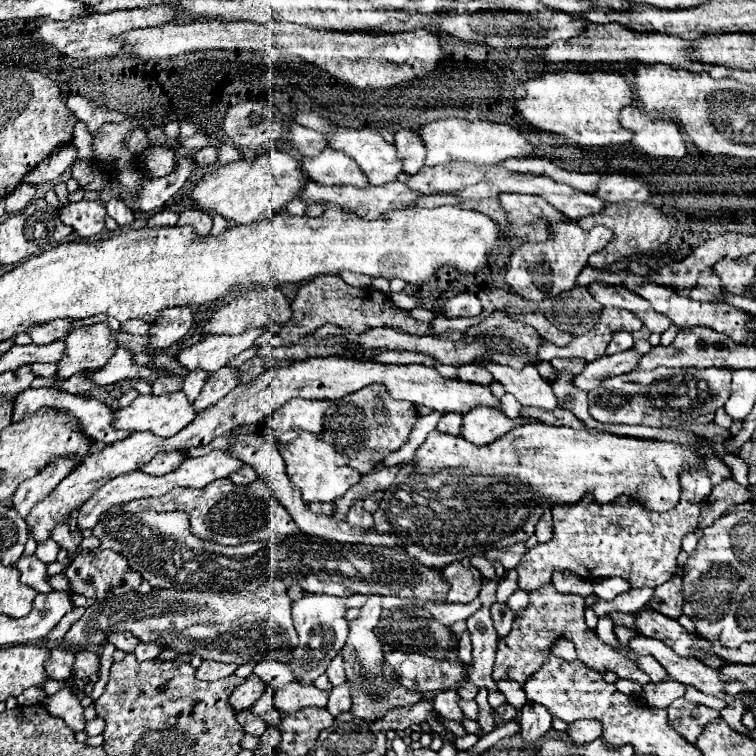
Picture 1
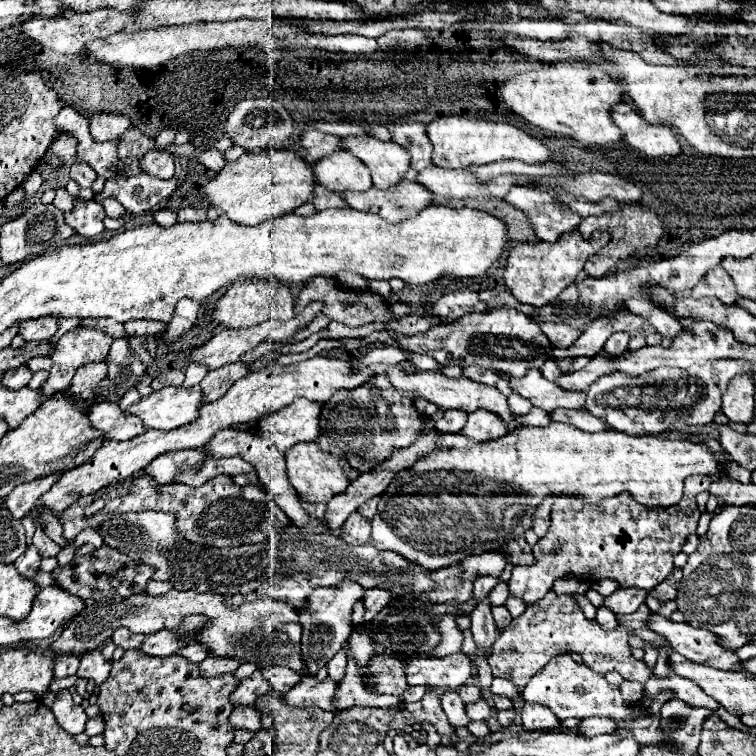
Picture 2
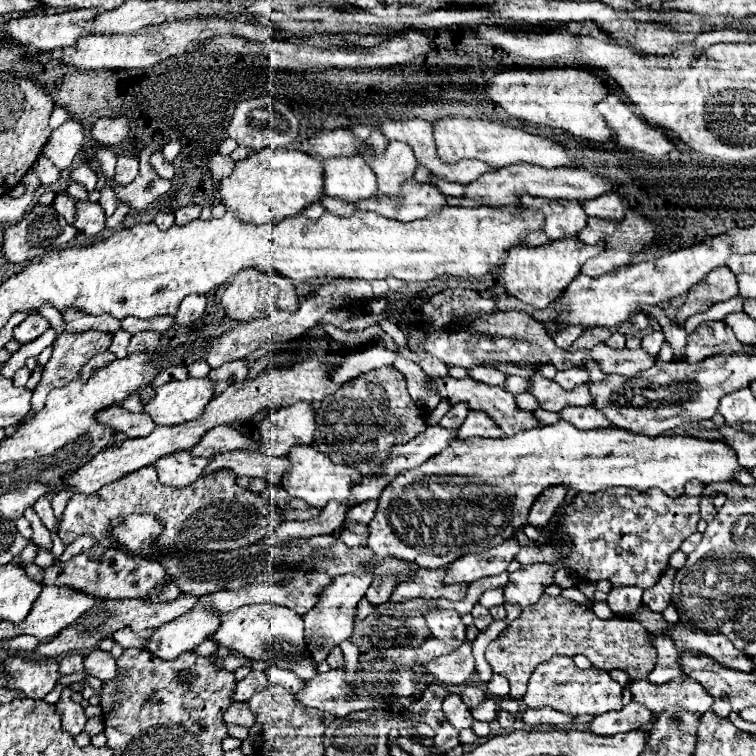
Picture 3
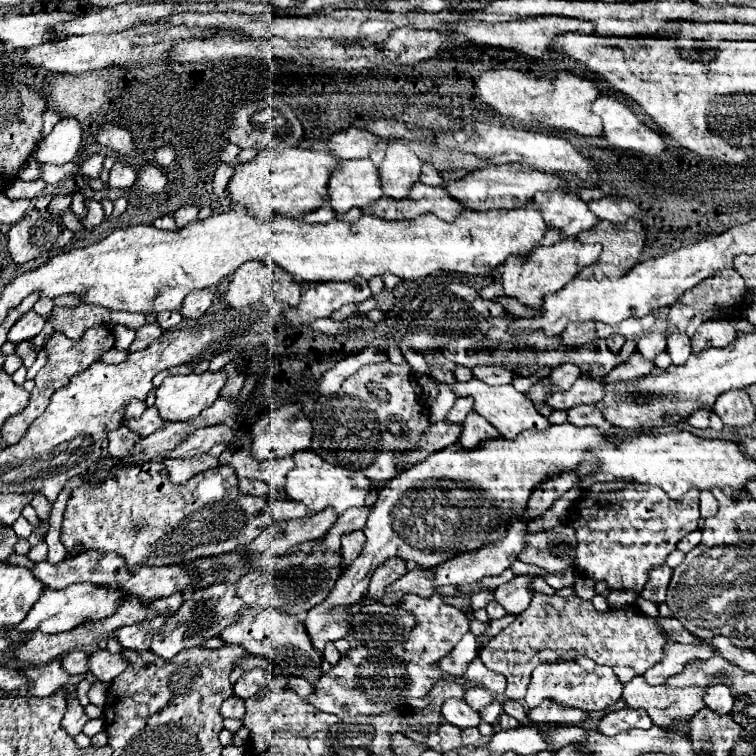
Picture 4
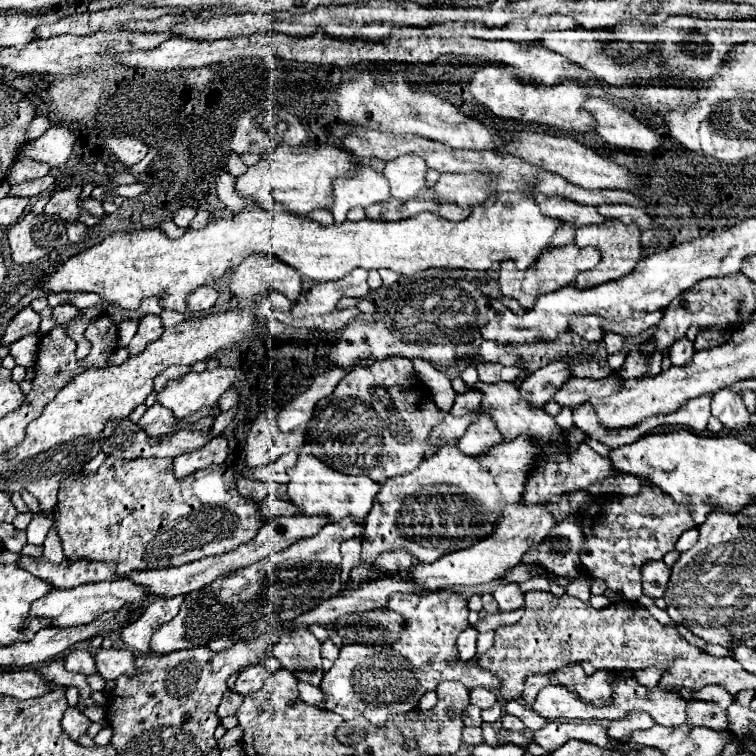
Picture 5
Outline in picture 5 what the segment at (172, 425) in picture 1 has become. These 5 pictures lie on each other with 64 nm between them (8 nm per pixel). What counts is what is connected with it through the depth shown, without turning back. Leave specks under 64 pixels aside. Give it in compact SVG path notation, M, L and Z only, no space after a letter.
M218 366L214 370L204 370L204 372L190 372L186 376L182 376L180 380L170 380L162 392L158 392L156 402L162 404L164 408L172 410L172 414L178 420L188 418L190 414L198 412L204 406L214 406L218 402L218 398L232 386L244 382L246 372L240 368L228 368L228 366Z

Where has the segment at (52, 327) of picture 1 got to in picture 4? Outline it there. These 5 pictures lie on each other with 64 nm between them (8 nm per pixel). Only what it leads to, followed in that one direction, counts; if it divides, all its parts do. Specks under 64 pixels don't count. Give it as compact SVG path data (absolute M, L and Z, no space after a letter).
M30 310L28 314L24 314L12 328L10 328L10 334L8 334L8 340L14 342L14 344L20 344L24 340L32 340L36 334L42 332L44 328L44 318L38 316L34 310Z

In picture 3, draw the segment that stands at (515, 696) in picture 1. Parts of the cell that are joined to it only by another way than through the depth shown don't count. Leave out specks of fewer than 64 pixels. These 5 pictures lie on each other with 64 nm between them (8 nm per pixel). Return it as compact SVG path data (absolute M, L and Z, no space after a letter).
M494 674L494 678L492 678L492 682L488 682L488 692L492 694L492 696L508 696L510 694L510 684L508 684L508 680L504 678L504 676L500 676L500 674Z

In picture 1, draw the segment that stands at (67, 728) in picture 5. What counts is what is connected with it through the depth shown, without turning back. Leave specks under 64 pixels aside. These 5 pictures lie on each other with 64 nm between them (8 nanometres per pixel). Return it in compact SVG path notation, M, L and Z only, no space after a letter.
M68 678L66 686L62 686L54 696L48 696L44 700L44 708L56 718L62 718L74 732L84 730L84 716L82 716L82 704L74 694L76 680Z

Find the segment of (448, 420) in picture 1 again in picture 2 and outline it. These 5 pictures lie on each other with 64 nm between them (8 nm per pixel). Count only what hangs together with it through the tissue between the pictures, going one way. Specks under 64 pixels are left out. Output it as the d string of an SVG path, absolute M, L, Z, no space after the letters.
M446 410L444 416L436 422L436 430L438 432L460 432L466 424L466 412L462 410Z

